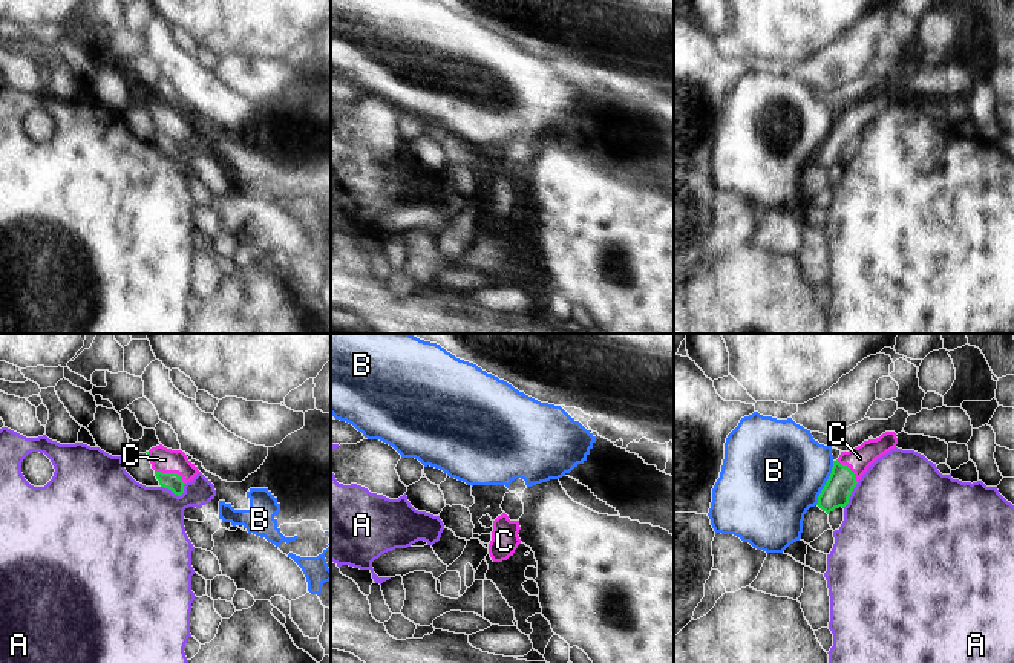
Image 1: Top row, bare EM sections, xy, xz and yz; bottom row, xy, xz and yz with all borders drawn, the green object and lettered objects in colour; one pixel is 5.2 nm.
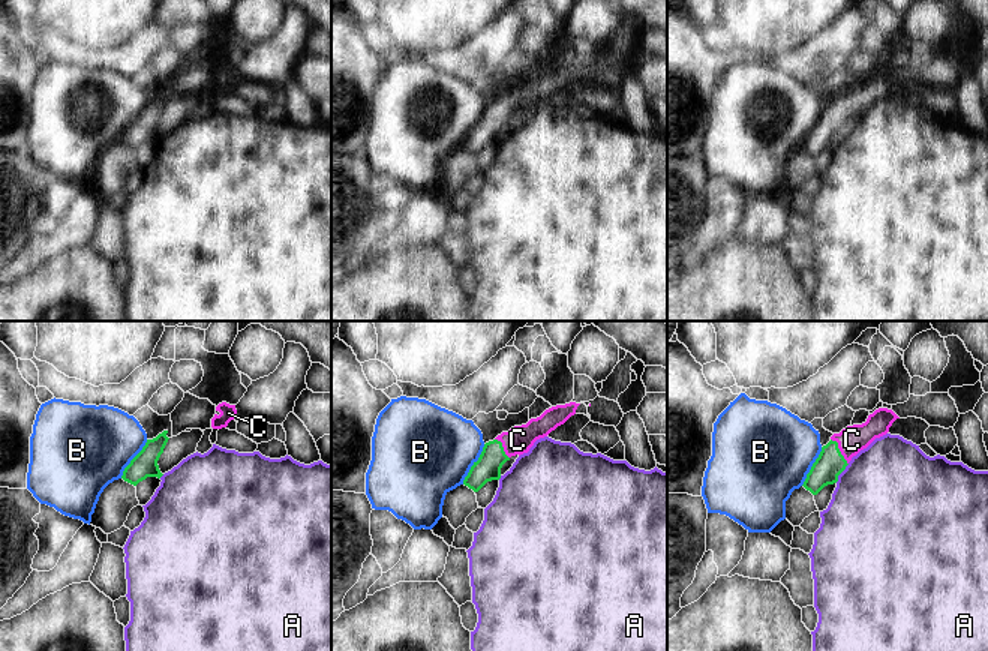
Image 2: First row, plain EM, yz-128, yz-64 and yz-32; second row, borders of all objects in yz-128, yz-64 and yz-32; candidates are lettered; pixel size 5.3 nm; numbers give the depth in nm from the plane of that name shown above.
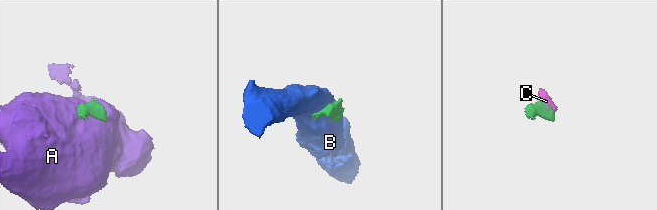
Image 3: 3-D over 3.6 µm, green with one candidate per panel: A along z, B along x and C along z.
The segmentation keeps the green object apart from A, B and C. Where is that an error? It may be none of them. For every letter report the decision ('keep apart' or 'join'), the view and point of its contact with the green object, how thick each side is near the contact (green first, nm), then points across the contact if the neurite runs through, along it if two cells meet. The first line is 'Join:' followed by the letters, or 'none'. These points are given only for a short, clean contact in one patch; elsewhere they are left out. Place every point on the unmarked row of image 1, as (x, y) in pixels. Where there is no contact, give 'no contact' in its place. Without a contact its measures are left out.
Join: C
A: keep apart; contact xy (175, 150); calibres 90 and 440 nm
B: keep apart; contact yz (826, 140); calibres 140 and 480 nm
C: join; contact xy (172, 130); calibres 90 and 130 nm; way xy (172, 138), (172, 130), (164, 117)

